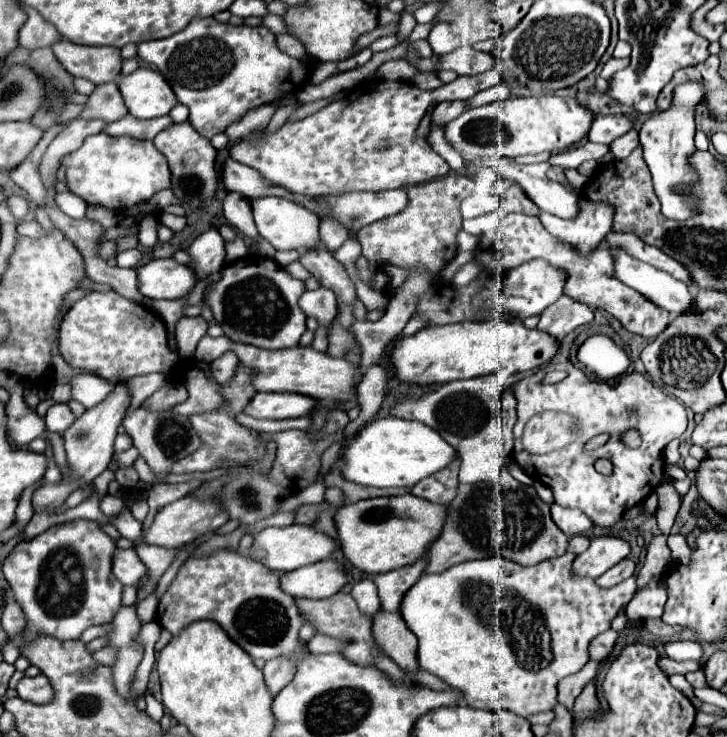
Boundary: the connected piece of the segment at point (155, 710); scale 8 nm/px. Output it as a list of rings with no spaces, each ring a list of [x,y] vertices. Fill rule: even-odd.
[[[146,695],[146,703],[148,703],[146,713],[150,715],[150,719],[160,721],[160,719],[162,719],[162,715],[164,715],[164,707],[162,707],[162,703],[160,703],[160,701],[156,701],[156,699],[154,699],[154,695]]]

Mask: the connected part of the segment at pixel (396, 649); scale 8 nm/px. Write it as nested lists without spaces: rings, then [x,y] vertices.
[[[380,609],[374,615],[374,639],[384,647],[382,651],[406,673],[416,673],[418,659],[416,659],[416,635],[406,627],[402,615],[398,611],[390,613]]]

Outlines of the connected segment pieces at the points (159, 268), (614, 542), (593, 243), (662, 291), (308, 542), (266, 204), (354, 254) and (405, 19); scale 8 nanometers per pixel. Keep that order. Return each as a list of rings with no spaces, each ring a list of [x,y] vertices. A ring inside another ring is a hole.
[[[154,259],[136,271],[140,293],[148,299],[180,299],[188,295],[198,281],[192,267],[174,259]]]
[[[598,537],[590,547],[572,561],[572,573],[578,577],[600,577],[630,553],[626,541],[616,537]]]
[[[578,199],[578,207],[580,215],[576,215],[574,219],[562,219],[550,213],[542,213],[540,221],[562,243],[576,247],[580,255],[586,255],[586,251],[598,247],[604,235],[612,231],[612,217],[616,213],[616,207],[590,199]]]
[[[612,247],[612,255],[616,255],[616,275],[620,275],[620,281],[652,299],[658,307],[664,307],[672,317],[692,307],[692,295],[682,281],[624,255],[624,251],[616,251],[616,247]]]
[[[290,525],[290,527],[266,527],[254,537],[254,545],[250,549],[250,557],[264,563],[272,571],[294,571],[304,565],[318,563],[322,559],[328,559],[336,551],[338,543],[322,533],[316,531],[312,525]]]
[[[272,197],[254,199],[250,205],[258,233],[266,241],[270,241],[278,251],[288,251],[288,249],[306,251],[312,247],[320,247],[320,239],[318,239],[320,219],[312,211],[304,211],[304,207],[296,207],[296,203],[288,199],[272,199]]]
[[[348,239],[336,253],[334,257],[340,261],[340,263],[350,263],[354,259],[360,257],[360,243],[354,241],[354,239]]]
[[[404,10],[401,14],[401,18],[399,21],[399,30],[396,35],[401,41],[407,40],[408,36],[410,35],[416,24],[417,23],[414,16]]]

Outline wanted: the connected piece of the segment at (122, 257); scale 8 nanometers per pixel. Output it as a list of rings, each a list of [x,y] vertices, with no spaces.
[[[124,249],[116,255],[118,267],[136,267],[142,259],[142,253],[138,249]]]

